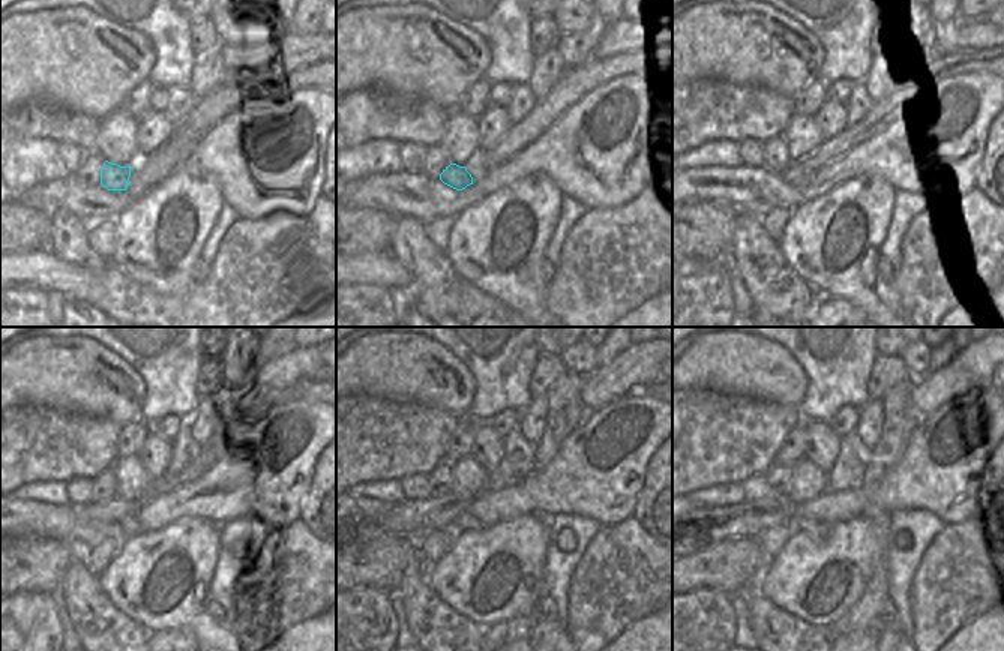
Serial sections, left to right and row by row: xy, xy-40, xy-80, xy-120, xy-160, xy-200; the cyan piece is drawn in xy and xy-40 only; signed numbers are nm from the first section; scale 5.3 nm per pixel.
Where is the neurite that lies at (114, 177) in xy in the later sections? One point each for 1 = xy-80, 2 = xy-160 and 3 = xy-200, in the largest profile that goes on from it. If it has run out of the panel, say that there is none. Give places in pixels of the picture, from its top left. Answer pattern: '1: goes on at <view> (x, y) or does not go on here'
1: goes on at xy-80 (793, 174)
2: goes on at xy-160 (464, 522)
3: goes on at xy-200 (818, 530)

